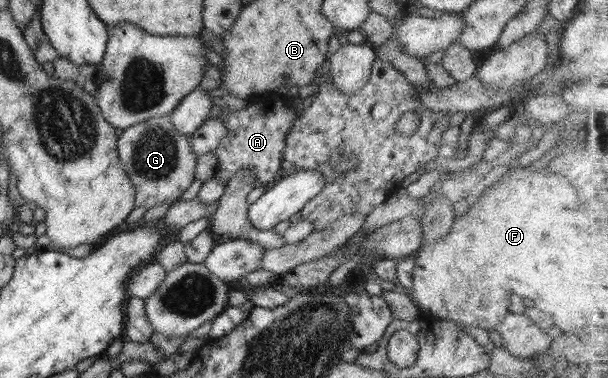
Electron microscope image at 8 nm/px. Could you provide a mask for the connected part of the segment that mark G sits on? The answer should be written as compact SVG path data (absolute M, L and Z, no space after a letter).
M168 116L152 117L148 121L123 129L116 145L116 153L136 190L136 208L145 206L148 210L163 201L180 199L194 181L198 158L190 147L190 137L182 136L182 133L172 127Z

